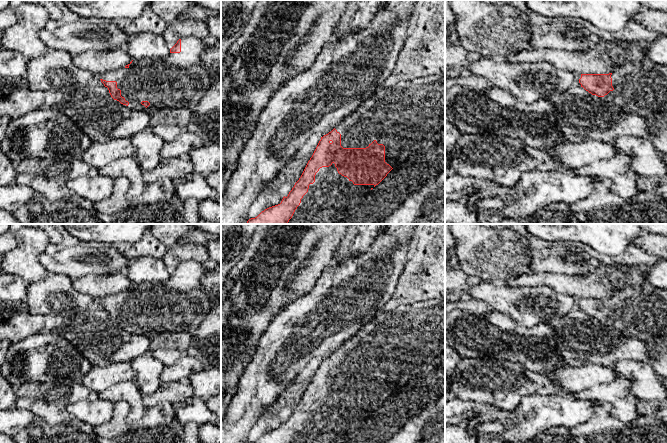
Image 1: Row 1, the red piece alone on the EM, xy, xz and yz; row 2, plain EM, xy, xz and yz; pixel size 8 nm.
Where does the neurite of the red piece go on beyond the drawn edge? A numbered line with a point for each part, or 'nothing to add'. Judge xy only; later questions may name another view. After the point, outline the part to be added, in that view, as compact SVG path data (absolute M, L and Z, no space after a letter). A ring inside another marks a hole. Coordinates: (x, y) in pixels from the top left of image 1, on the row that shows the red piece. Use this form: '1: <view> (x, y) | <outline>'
1: xy (180, 80) | M192 36L181 38L181 52L170 53L165 58L142 58L133 60L128 68L121 67L111 70L99 76L100 79L106 81L116 81L117 88L121 90L121 96L129 102L130 109L139 111L145 110L146 107L141 104L142 101L148 101L150 105L164 105L169 107L187 107L194 109L204 96L206 90L212 85L213 78L207 72L202 63L202 55L209 47L208 40L201 40Z

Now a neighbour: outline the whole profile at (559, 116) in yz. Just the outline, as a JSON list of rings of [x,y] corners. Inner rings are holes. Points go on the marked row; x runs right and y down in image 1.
[[[583,87],[567,89],[549,101],[554,105],[558,129],[570,142],[593,139],[613,144],[619,137],[648,134],[641,115],[625,112]]]

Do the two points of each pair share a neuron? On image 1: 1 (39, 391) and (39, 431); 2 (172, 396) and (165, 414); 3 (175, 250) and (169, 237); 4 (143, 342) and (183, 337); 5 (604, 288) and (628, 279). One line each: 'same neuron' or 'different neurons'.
1: different neurons
2: different neurons
3: different neurons
4: different neurons
5: same neuron

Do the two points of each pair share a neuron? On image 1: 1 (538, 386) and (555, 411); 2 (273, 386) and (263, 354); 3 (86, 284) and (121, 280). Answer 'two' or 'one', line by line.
1: two
2: one
3: one

